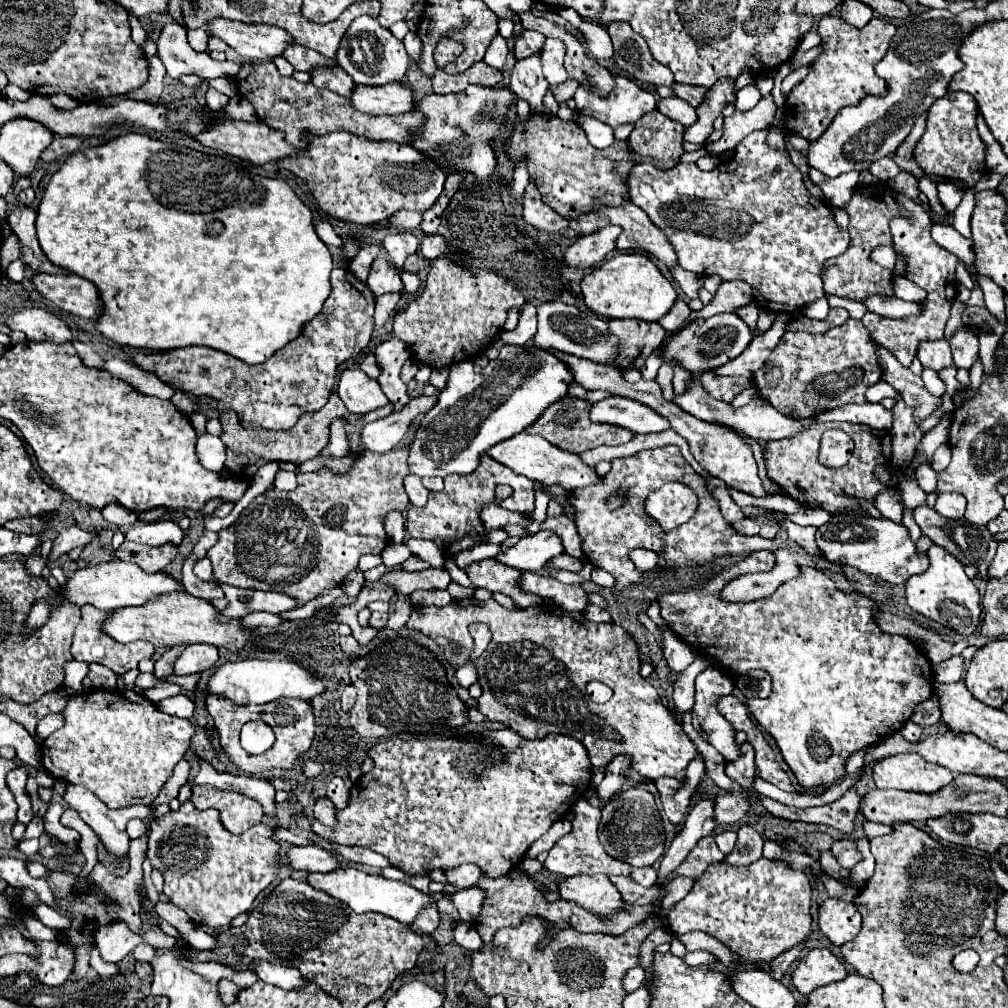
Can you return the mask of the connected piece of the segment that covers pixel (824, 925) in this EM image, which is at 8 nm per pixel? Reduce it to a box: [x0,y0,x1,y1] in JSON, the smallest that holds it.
[819,899,861,947]

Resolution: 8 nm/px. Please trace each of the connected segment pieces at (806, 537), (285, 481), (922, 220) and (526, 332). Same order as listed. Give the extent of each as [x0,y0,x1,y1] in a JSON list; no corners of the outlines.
[[779,521,823,557],[275,471,295,491],[863,191,957,367],[493,303,537,349]]

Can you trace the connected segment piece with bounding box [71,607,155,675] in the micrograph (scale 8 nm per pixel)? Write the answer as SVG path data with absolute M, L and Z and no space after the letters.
M81 607L81 623L77 625L75 629L75 637L73 637L73 647L71 647L71 655L77 659L77 661L85 661L85 663L99 663L99 665L105 665L109 667L111 671L115 671L117 675L123 675L127 673L129 669L135 669L137 663L141 659L147 659L153 655L155 647L151 643L145 641L133 641L129 643L117 643L115 639L111 639L109 635L105 635L99 627L99 623L107 617L107 613L95 609L95 607Z

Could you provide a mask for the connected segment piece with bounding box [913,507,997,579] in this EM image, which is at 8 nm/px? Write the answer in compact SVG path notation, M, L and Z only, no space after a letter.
M917 507L913 511L915 515L915 521L917 525L921 527L923 535L929 537L933 543L937 543L939 547L947 549L953 557L957 557L963 565L977 565L979 567L979 573L983 579L987 579L987 563L991 563L993 555L995 555L995 549L997 549L997 543L991 539L991 533L987 531L987 527L971 527L971 523L967 523L965 519L959 519L959 521L949 521L945 517L941 517L935 509L931 507Z

